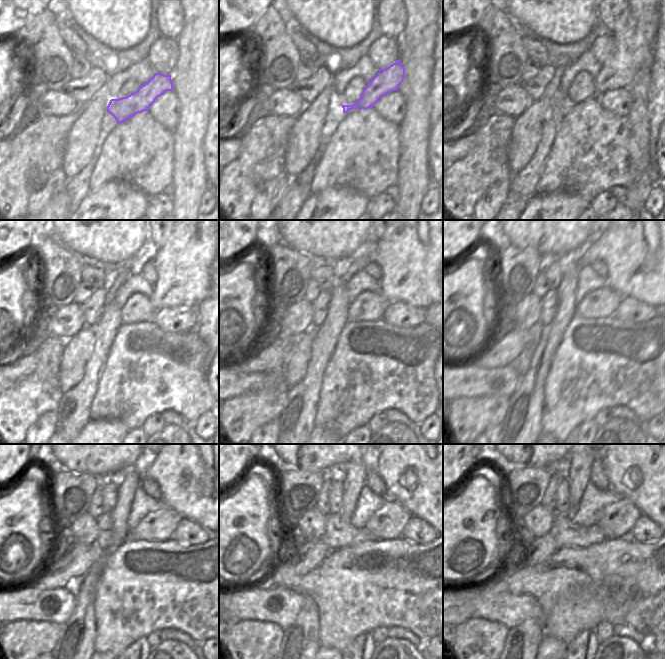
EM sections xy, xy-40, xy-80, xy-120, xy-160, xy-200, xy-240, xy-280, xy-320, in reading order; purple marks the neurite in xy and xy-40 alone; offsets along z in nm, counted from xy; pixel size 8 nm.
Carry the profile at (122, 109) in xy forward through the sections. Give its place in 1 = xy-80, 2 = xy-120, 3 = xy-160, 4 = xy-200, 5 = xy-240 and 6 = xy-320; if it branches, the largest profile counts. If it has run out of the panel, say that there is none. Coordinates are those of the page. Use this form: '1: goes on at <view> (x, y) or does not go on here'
1: goes on at xy-80 (634, 39)
2: goes on at xy-120 (183, 263)
3: goes on at xy-160 (422, 254)
4: goes on at xy-200 (646, 248)
5: goes on at xy-240 (198, 467)
6: goes on at xy-320 (646, 464)

